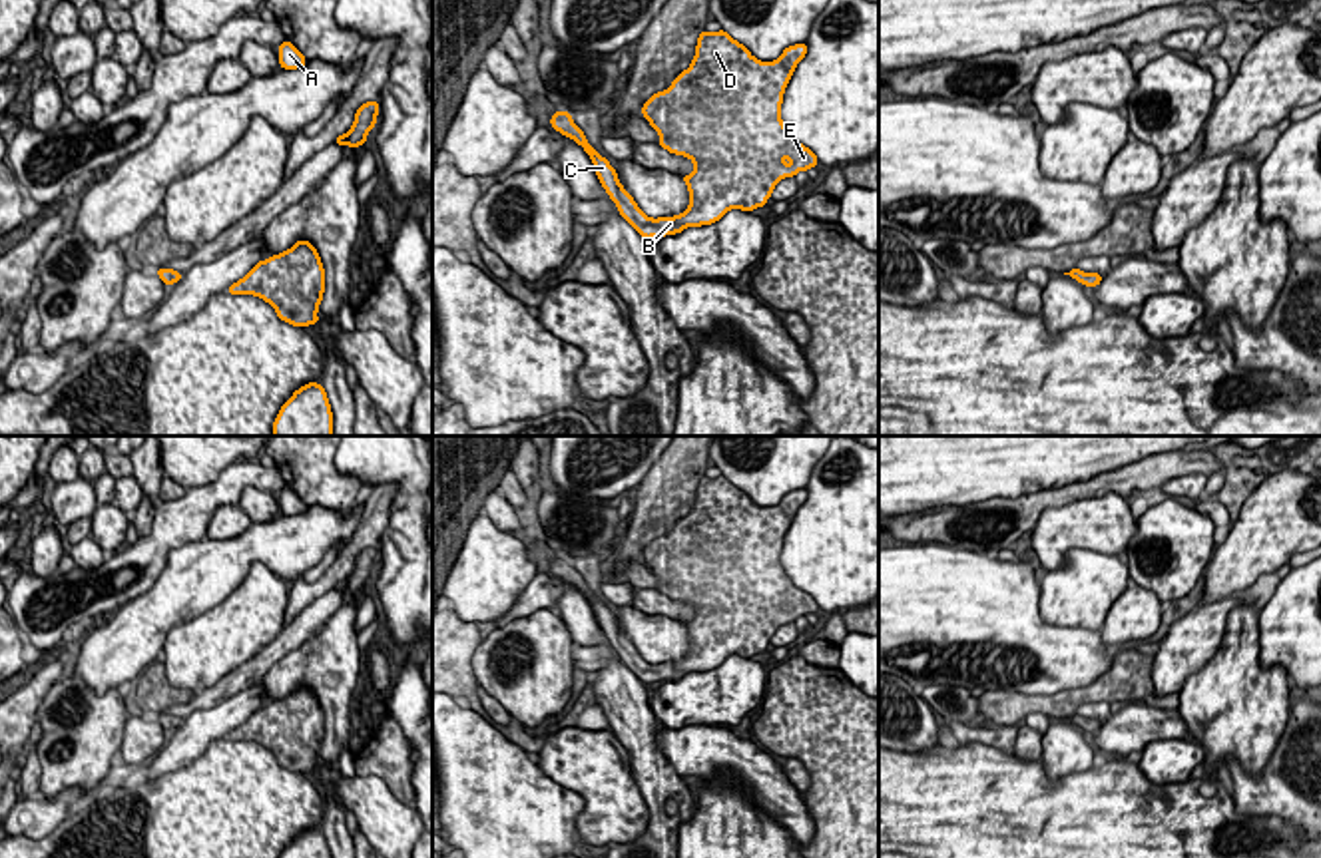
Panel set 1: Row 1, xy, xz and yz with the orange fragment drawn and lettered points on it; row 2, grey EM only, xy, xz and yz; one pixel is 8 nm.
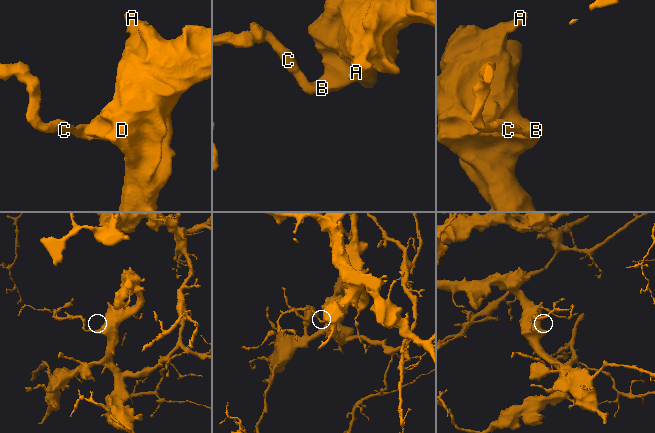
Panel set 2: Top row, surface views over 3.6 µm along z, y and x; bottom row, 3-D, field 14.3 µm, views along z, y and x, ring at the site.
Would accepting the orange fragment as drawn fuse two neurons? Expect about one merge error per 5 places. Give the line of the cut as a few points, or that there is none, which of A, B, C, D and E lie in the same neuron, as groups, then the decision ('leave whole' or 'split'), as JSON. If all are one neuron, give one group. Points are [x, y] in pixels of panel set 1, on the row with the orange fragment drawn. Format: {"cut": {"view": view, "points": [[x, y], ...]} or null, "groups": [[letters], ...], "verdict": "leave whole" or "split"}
{"cut": null, "groups": [["A", "B", "C", "D", "E"]], "verdict": "leave whole"}

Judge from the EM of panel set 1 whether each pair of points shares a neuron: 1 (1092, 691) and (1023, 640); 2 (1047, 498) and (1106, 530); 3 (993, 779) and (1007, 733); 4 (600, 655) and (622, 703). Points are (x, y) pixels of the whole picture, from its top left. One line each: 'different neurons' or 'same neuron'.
1: different neurons
2: different neurons
3: different neurons
4: different neurons

